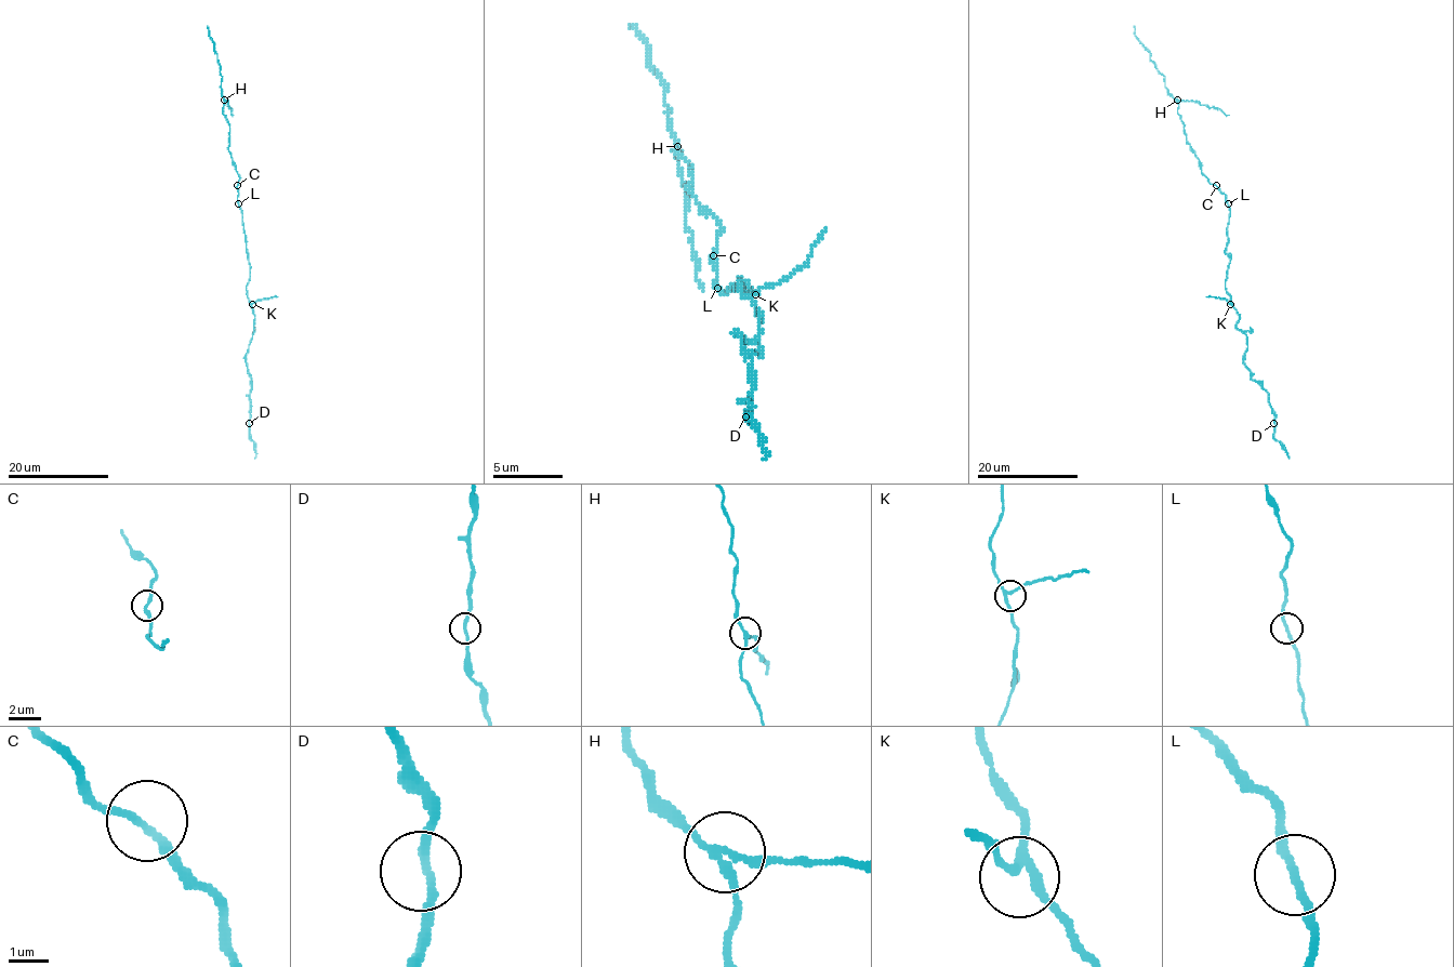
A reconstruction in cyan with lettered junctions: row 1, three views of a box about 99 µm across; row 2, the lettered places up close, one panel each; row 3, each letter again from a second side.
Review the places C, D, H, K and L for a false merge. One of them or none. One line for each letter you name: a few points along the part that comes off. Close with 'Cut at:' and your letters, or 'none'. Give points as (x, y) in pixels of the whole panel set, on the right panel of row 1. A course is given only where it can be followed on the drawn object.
H: foreign part runs (1177, 100), (1198, 101), (1229, 115)
Cut at: H

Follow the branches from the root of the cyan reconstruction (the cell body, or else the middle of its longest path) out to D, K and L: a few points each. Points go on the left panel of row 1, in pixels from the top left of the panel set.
D: (245, 238), (250, 264), (246, 289), (254, 316), (253, 334), (246, 353), (251, 379), (249, 423)
K: (245, 238), (250, 264), (246, 289), (252, 304)
L: (245, 238), (238, 203)

